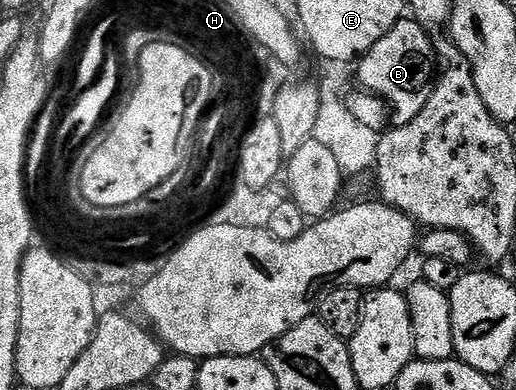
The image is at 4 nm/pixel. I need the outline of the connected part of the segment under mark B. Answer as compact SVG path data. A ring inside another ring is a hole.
M404 17L399 20L373 49L369 49L358 60L359 83L364 92L379 96L389 108L389 119L394 126L400 127L421 109L425 109L425 101L429 101L431 88L437 79L437 52L428 28L415 22L414 18Z

